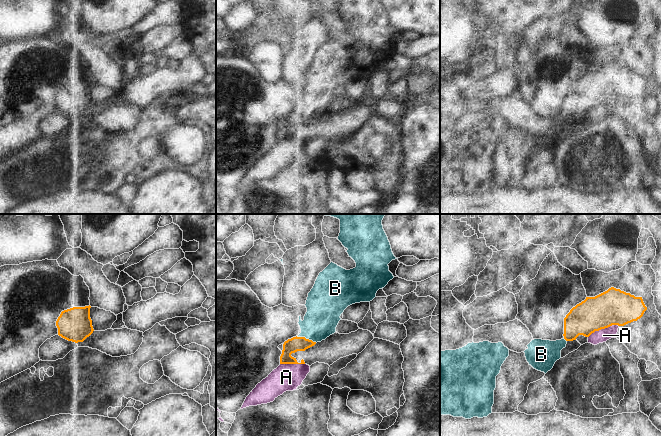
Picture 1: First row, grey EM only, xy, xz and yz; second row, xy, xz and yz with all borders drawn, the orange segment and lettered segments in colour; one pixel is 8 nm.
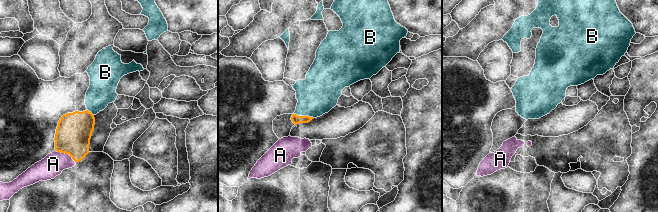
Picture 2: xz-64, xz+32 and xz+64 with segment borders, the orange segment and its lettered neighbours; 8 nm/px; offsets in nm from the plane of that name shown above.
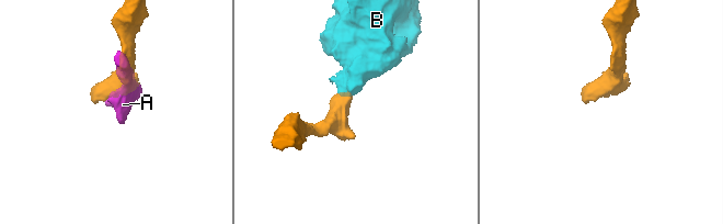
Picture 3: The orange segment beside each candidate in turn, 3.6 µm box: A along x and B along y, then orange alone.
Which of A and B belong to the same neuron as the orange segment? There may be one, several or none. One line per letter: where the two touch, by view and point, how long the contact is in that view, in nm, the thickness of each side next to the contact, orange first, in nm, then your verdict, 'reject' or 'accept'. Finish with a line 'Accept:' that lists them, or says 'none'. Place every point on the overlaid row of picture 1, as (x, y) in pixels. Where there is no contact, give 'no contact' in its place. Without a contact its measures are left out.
A: yz (603, 328) | 260 nm | 280/100 nm | reject
B: xz (305, 338) | 180 nm | 120/280 nm | accept
Accept: B

